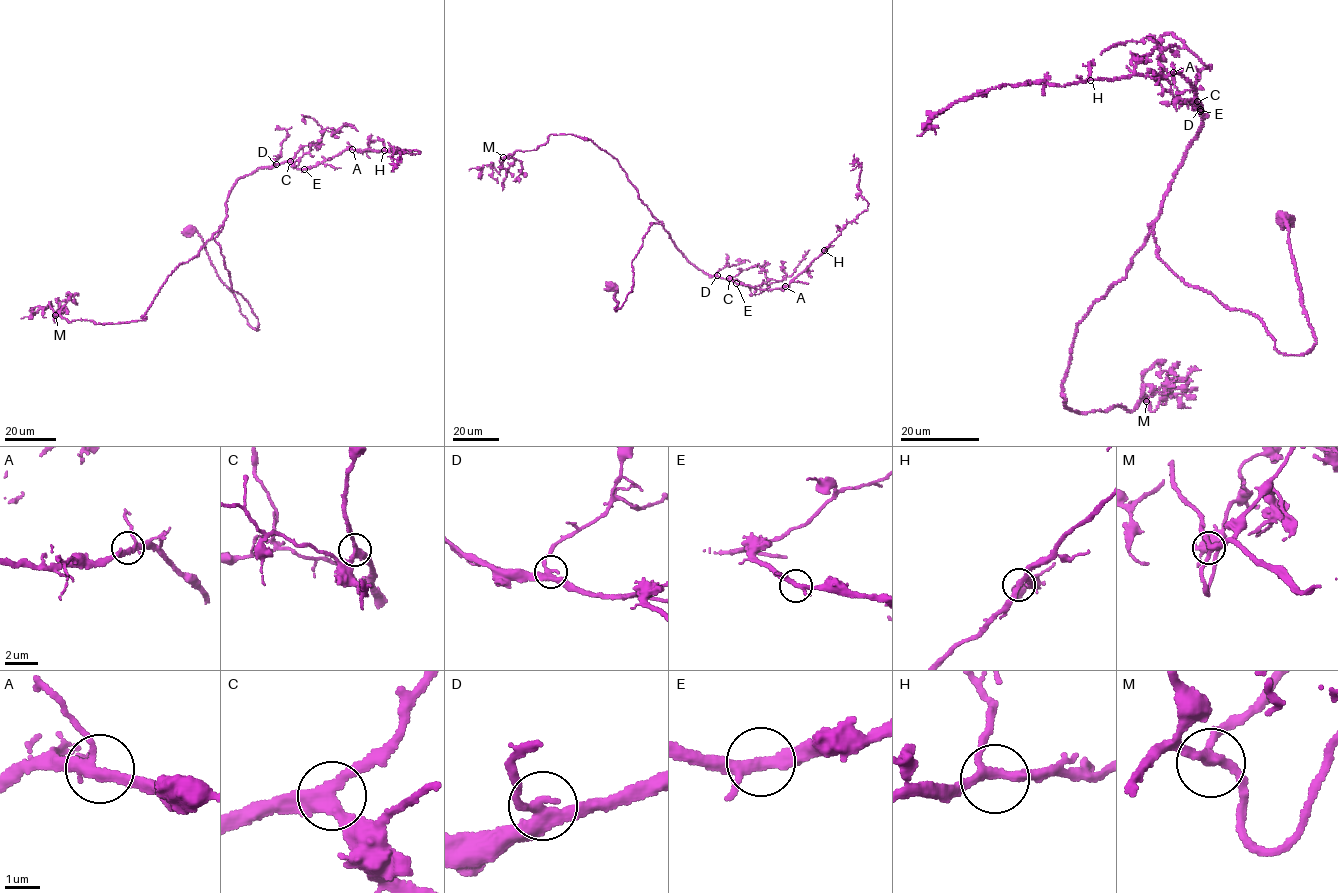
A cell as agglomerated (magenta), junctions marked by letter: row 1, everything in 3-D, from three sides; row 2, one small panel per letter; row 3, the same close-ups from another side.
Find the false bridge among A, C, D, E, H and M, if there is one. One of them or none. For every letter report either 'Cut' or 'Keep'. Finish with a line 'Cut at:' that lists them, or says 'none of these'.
A: Keep
C: Keep
D: Keep
E: Keep
H: Keep
M: Keep
Cut at: none of these

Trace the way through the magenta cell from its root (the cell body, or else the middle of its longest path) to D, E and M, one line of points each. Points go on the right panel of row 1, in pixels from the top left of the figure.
D: (1282, 220), (1316, 340), (1300, 355), (1281, 354), (1259, 318), (1187, 285), (1157, 254), (1153, 222), (1200, 109)
E: (1282, 220), (1316, 340), (1300, 355), (1281, 354), (1259, 318), (1187, 285), (1157, 254), (1153, 222), (1200, 111)
M: (1282, 220), (1316, 340), (1300, 355), (1181, 280), (1150, 224), (1079, 321), (1062, 394), (1079, 413), (1146, 401)

